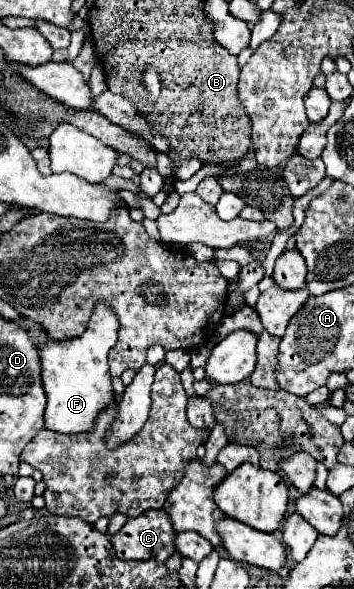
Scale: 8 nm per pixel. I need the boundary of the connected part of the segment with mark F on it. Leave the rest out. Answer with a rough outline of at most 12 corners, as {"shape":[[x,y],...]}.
{"shape":[[103,301],[81,337],[41,347],[45,429],[93,431],[115,399]]}

